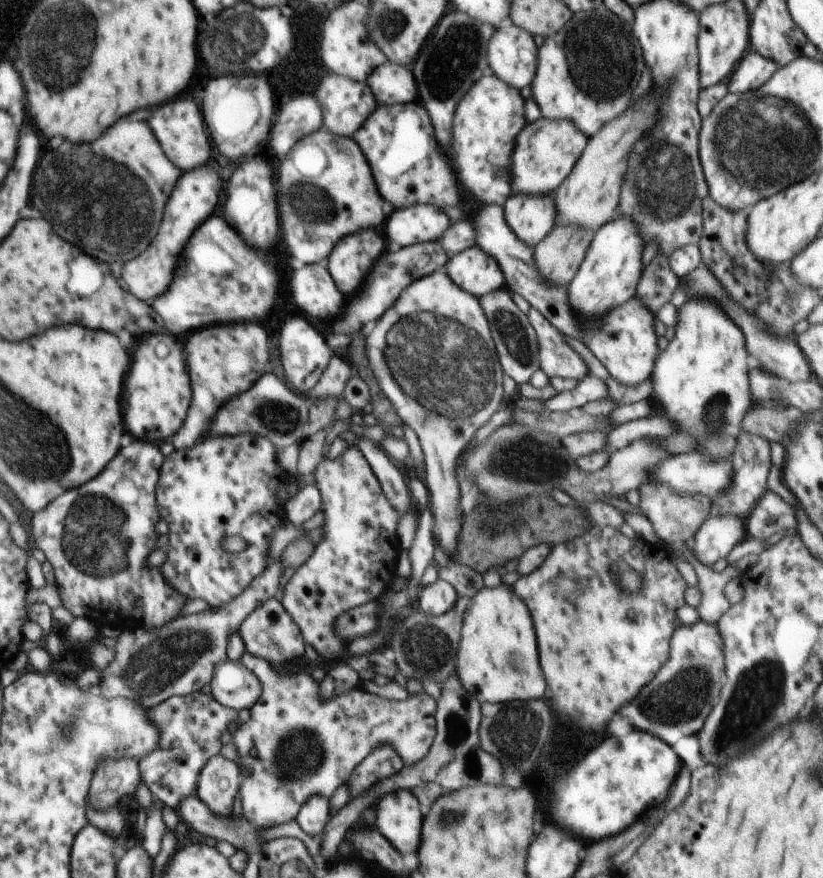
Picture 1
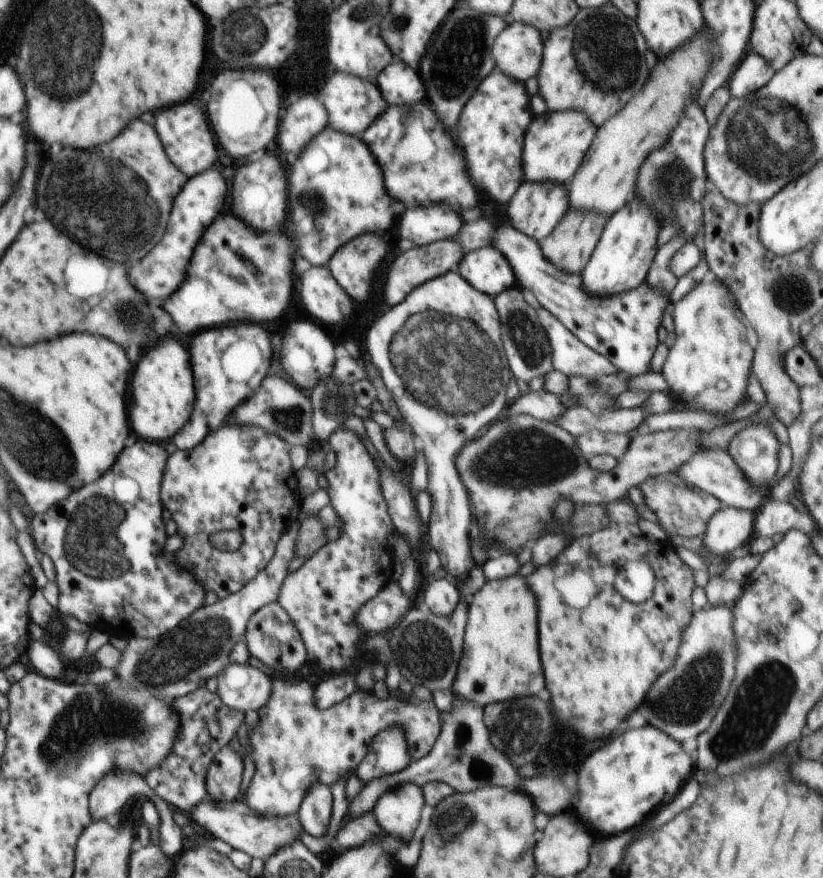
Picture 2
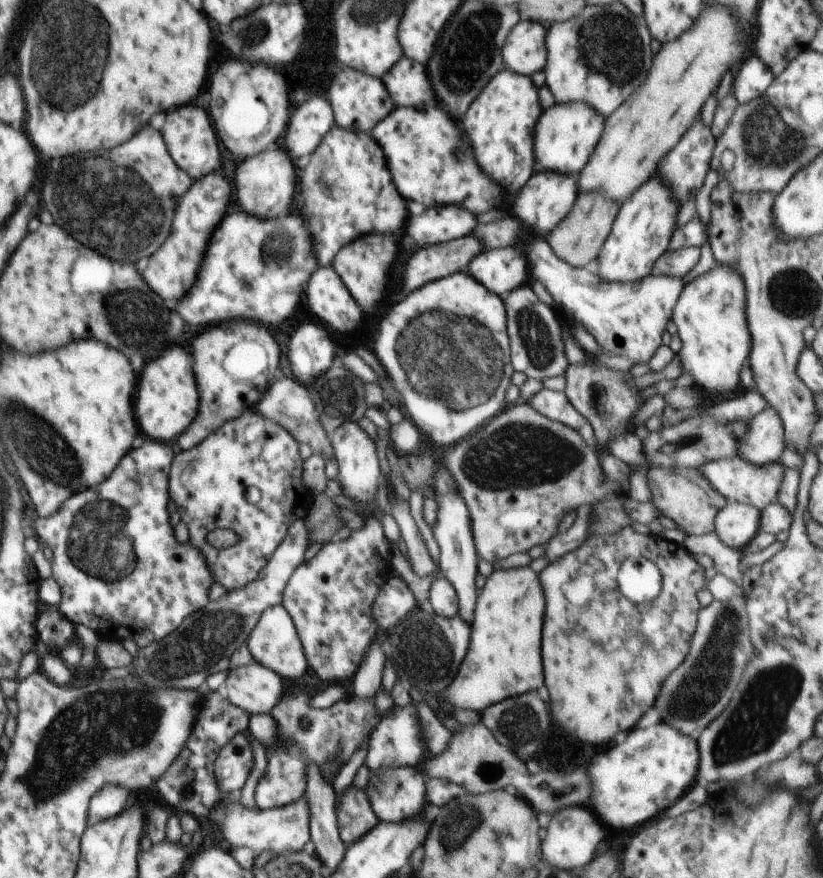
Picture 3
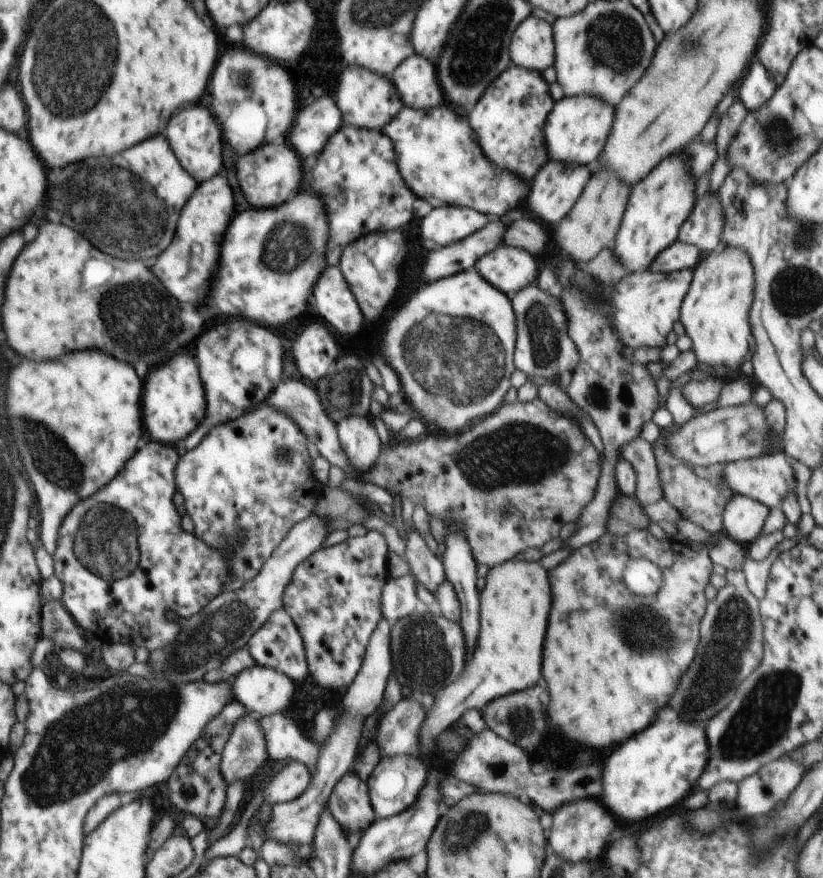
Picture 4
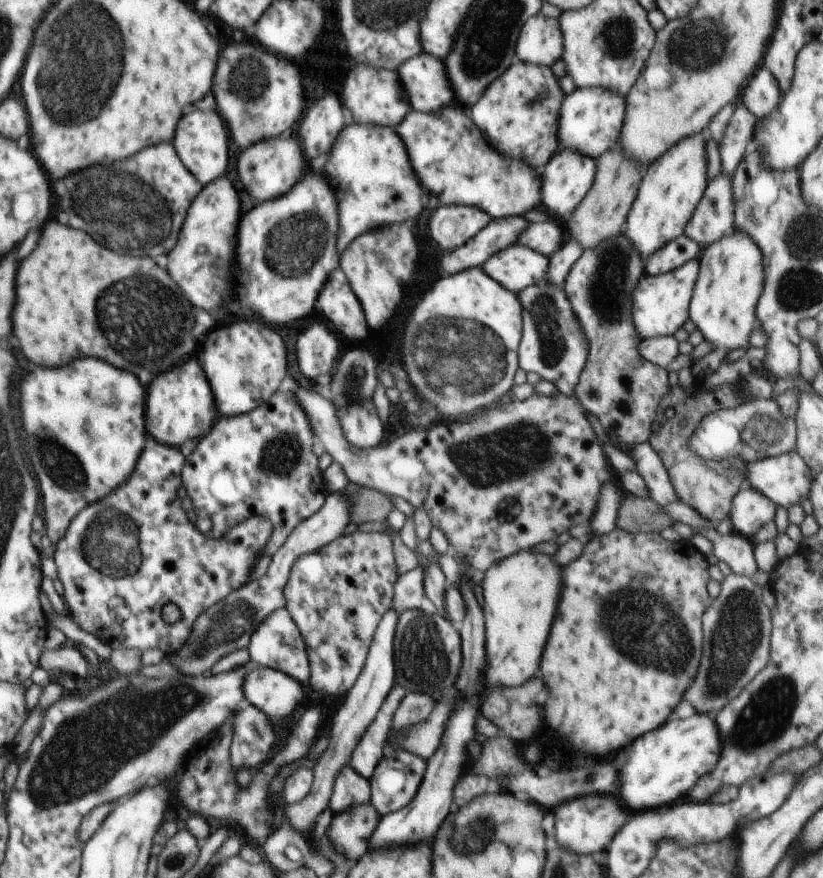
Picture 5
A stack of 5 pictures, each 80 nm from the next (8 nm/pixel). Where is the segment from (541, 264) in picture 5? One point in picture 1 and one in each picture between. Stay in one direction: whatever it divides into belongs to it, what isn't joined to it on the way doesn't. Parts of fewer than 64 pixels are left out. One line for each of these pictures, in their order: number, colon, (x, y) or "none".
1: (473, 270)
2: (487, 269)
3: (501, 270)
4: (509, 268)

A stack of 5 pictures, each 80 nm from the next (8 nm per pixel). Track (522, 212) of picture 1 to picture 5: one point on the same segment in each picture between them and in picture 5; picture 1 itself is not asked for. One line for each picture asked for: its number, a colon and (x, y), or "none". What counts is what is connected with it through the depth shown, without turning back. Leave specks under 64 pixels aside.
2: (536, 209)
3: (548, 197)
4: (555, 189)
5: (568, 176)

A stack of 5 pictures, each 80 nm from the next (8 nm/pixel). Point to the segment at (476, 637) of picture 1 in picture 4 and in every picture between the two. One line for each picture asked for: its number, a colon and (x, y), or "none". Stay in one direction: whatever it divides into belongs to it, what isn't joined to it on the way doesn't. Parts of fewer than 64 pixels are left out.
2: (500, 660)
3: (503, 659)
4: (516, 599)

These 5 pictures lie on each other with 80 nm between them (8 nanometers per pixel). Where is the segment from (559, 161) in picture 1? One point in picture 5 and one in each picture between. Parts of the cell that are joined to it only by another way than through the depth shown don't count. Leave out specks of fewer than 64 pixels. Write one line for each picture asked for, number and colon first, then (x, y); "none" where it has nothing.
2: (556, 142)
3: (567, 133)
4: (576, 131)
5: (590, 119)

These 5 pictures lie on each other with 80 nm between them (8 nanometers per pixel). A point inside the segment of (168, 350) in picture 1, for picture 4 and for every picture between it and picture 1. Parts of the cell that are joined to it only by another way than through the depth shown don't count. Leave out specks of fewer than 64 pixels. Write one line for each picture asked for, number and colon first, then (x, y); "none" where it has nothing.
2: (163, 394)
3: (168, 401)
4: (173, 404)

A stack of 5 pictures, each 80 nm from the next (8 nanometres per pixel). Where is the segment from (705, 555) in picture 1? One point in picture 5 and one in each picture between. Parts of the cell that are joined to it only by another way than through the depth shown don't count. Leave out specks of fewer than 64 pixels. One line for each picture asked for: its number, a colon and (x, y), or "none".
2: (731, 527)
3: (736, 524)
4: (743, 518)
5: (750, 510)

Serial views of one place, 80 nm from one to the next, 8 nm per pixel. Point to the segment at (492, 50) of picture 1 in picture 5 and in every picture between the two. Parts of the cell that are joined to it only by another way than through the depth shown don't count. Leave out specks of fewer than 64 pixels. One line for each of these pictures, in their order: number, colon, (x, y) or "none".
2: (517, 51)
3: (525, 51)
4: (532, 47)
5: (540, 41)

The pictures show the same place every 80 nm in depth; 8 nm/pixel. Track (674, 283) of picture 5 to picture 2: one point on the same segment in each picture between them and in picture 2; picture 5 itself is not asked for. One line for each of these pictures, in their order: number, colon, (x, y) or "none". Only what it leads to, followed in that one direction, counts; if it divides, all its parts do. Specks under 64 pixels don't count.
2: (623, 327)
3: (627, 319)
4: (645, 306)

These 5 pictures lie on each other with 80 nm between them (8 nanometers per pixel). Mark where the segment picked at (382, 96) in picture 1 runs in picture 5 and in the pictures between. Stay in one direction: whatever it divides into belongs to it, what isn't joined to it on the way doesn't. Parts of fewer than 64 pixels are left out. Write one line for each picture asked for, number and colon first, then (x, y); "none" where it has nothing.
2: (402, 86)
3: (408, 83)
4: (415, 78)
5: (427, 87)

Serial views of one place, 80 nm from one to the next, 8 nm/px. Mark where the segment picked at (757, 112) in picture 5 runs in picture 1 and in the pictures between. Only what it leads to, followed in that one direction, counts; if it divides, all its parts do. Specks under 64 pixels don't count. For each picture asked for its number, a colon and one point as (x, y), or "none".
1: (753, 70)
2: (754, 72)
3: (754, 78)
4: (759, 85)

